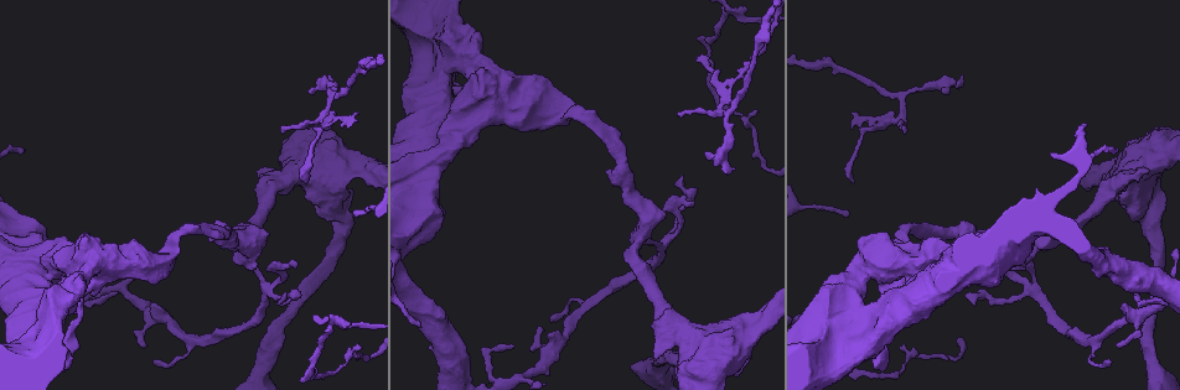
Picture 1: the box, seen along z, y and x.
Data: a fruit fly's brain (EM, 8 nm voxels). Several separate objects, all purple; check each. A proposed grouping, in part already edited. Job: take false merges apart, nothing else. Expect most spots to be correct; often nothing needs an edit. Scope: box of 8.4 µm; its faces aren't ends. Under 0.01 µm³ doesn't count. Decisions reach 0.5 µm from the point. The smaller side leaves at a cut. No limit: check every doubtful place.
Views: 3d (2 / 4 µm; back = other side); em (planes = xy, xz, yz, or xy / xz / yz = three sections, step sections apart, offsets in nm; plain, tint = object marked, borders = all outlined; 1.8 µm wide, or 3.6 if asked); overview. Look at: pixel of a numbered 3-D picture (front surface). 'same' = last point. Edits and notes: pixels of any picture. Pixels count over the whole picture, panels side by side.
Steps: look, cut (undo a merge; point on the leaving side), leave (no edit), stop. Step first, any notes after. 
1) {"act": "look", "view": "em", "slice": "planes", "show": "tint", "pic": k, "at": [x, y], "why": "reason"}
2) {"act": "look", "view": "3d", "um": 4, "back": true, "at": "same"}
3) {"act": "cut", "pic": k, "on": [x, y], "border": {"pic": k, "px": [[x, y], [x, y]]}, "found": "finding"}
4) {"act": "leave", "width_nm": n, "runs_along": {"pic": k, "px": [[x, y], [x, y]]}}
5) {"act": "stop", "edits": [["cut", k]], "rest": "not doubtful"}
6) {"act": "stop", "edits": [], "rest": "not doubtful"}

{"act": "look", "view": "3d", "um": 2, "pic": 1, "at": [907, 93], "why": "three-way junction"}

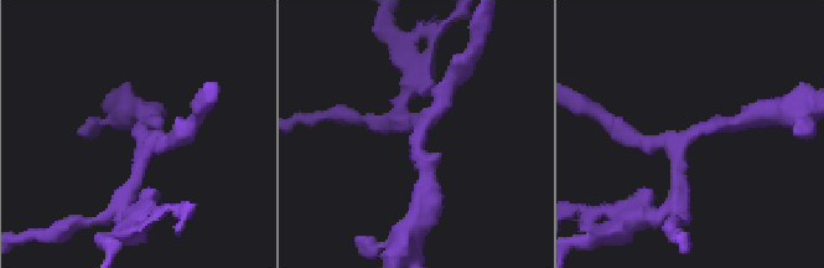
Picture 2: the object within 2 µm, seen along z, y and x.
{"act": "look", "view": "em", "slice": "planes", "show": "borders", "pic": 2, "at": [147, 141], "why": "shape alone is not enough"}

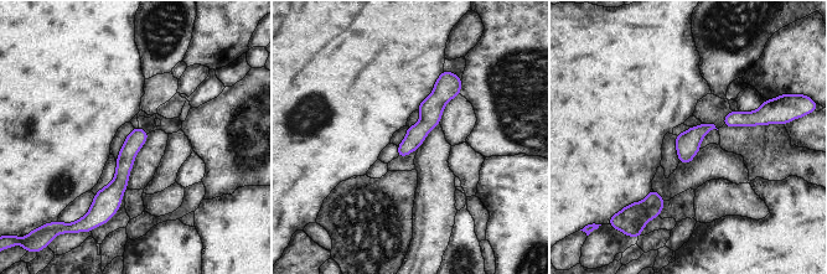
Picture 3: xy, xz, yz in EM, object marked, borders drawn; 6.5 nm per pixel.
{"act": "leave", "found": "continuous, no second cell"}

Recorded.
{"act": "look", "view": "3d", "um": 4, "back": true, "pic": 1, "at": [1035, 284], "why": "sharp bend"}

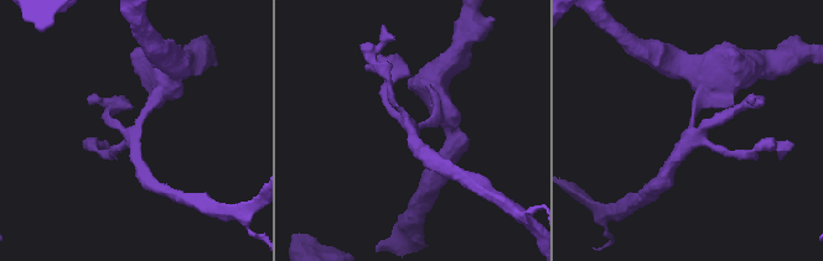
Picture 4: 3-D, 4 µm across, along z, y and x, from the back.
{"act": "look", "view": "em", "slice": "planes", "show": "borders", "pic": 4, "at": [406, 124], "why": "shape alone is not enough"}

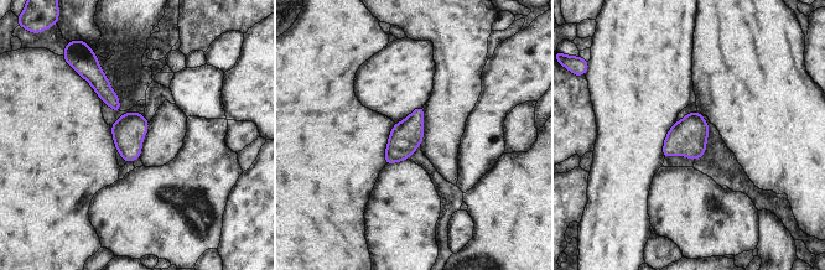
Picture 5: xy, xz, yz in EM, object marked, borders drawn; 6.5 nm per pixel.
{"act": "leave", "found": "all the same cell"}

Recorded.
{"act": "look", "view": "3d", "um": 2, "pic": 1, "at": [244, 329], "why": "touches itself"}

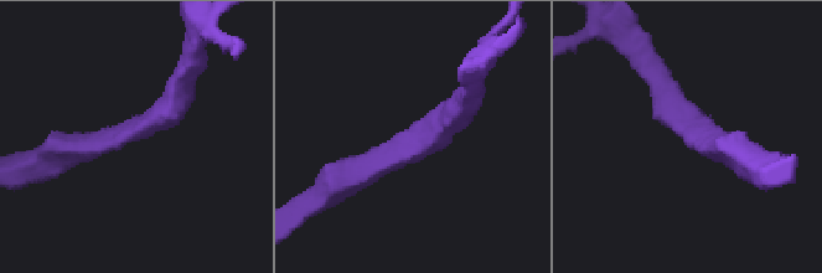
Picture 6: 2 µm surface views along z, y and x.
{"act": "look", "view": "em", "slice": "planes", "show": "tint", "pic": 6, "at": [407, 131], "why": "shape alone is not enough"}

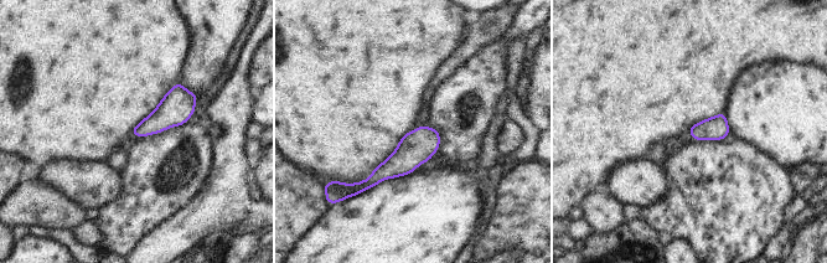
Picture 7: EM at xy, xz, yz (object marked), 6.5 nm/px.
{"act": "leave", "width_nm": 140, "runs_along": {"pic": 7, "px": [[435, 134], [363, 186]]}, "found": "continuous, no second cell"}

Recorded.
{"act": "look", "view": "em", "um": 3.6, "slice": "yz", "step": 4, "show": "tint", "pic": 1, "at": [50, 330], "why": "sharp bend"}

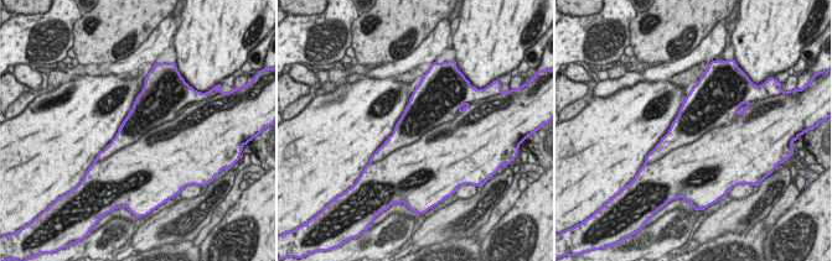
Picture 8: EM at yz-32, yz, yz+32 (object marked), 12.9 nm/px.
{"act": "leave", "found": "one cell here"}

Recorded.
{"act": "stop", "edits": [], "rest": "not doubtful"}

